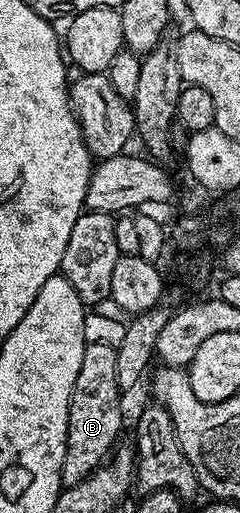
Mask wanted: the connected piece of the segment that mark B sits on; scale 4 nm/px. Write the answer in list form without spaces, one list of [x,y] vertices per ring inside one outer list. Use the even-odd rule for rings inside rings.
[[[88,343],[83,350],[81,370],[69,402],[67,423],[67,449],[63,459],[62,487],[71,488],[89,478],[120,443],[119,431],[123,428],[123,404],[119,401],[121,389],[117,382],[116,345]],[[119,440],[119,441],[118,441]]]

